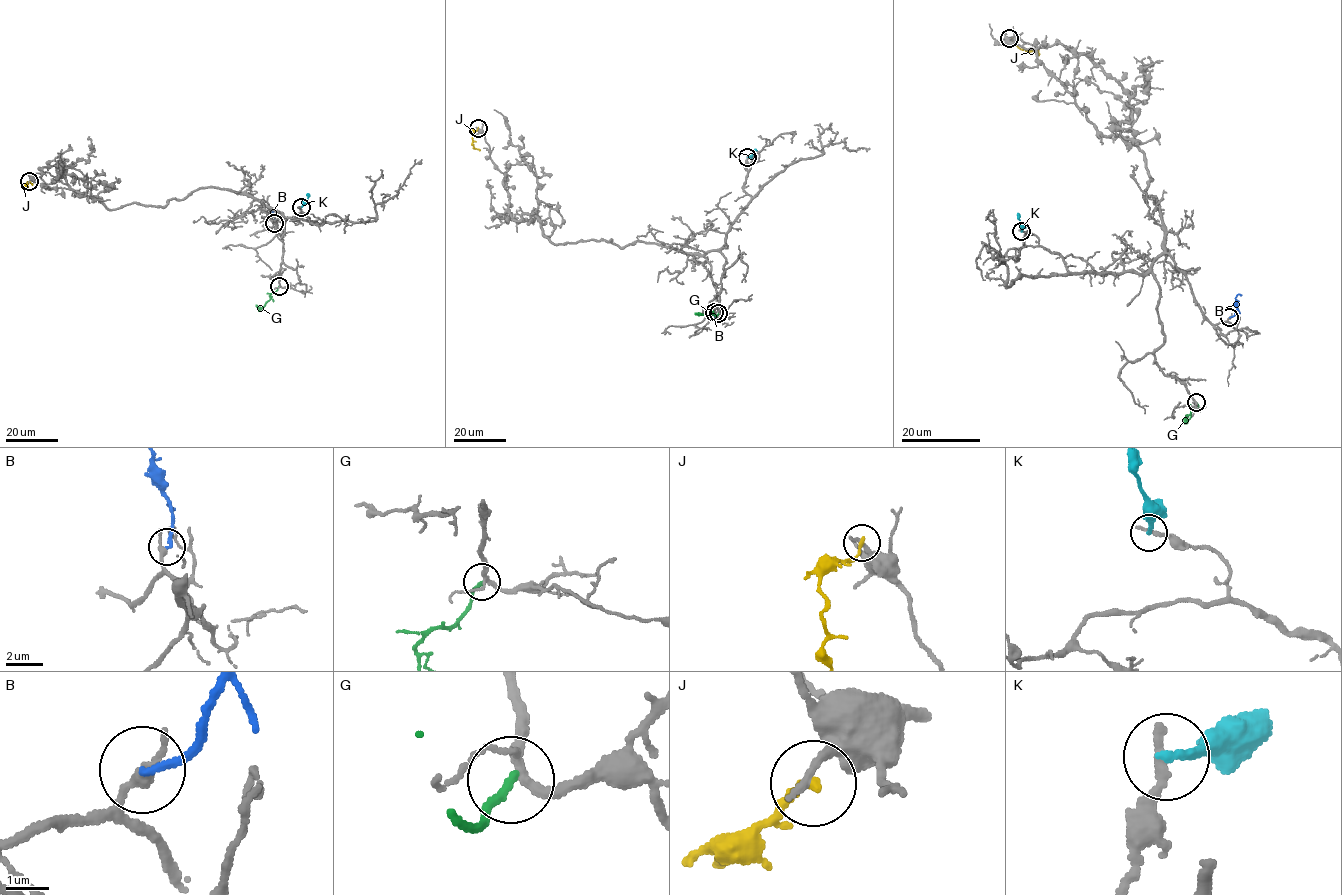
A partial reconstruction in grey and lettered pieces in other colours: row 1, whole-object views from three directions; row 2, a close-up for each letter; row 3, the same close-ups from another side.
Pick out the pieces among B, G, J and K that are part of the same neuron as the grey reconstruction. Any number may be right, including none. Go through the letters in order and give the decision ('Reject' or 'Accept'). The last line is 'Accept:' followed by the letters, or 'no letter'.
B: Reject
G: Reject
J: Reject
K: Reject
Accept: no letter

